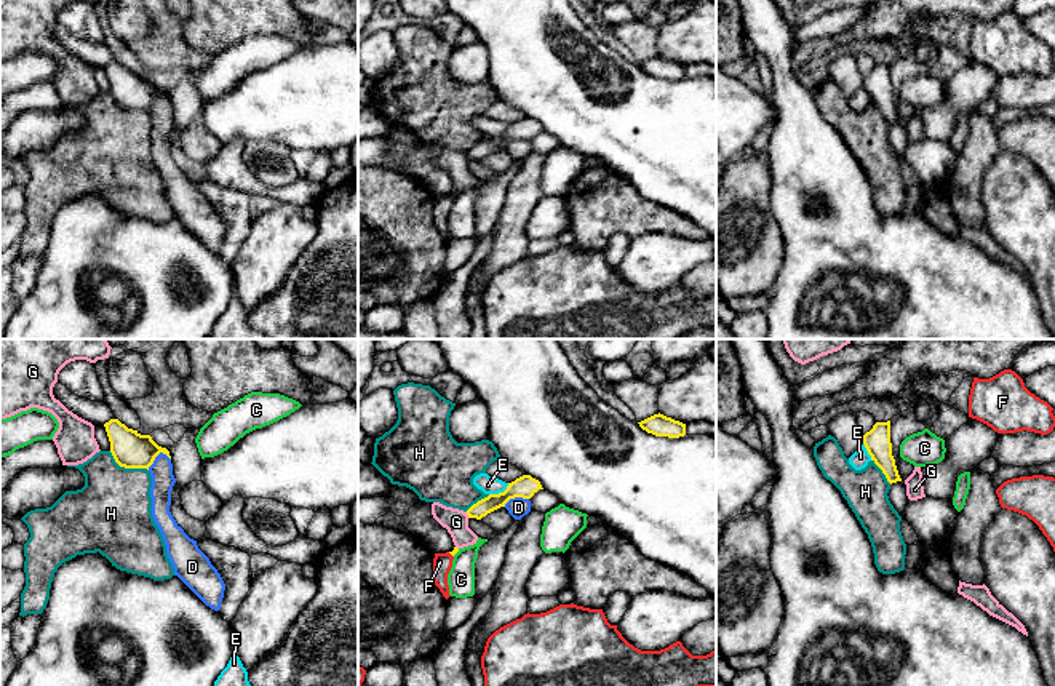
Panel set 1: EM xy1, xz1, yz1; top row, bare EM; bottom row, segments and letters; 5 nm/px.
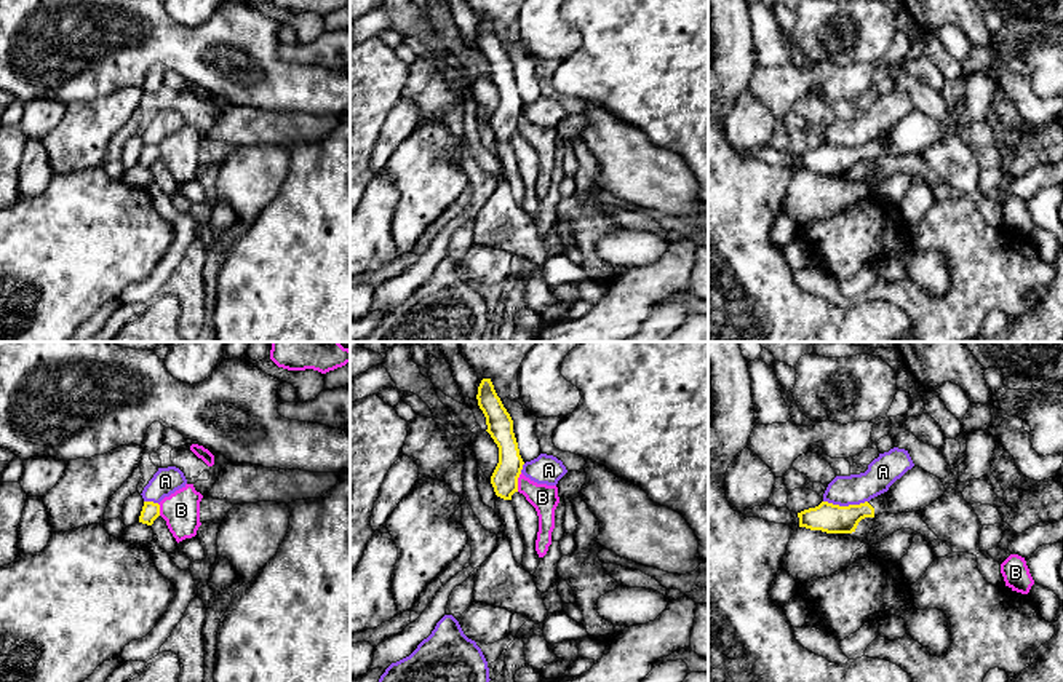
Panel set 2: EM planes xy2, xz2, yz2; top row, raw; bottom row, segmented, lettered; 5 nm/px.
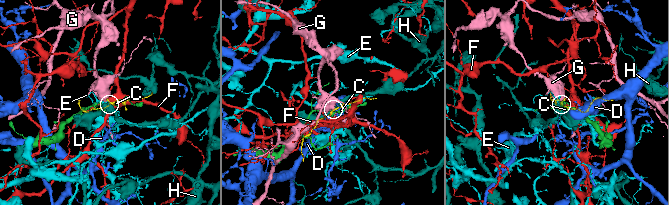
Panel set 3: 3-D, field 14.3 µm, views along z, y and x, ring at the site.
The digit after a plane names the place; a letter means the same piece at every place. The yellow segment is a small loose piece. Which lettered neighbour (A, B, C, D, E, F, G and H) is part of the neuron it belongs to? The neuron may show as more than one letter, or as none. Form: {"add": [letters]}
{"add": []}

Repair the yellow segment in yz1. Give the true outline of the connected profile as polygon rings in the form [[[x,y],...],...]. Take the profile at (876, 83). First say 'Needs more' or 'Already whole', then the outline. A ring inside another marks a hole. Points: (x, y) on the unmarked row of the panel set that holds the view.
Already whole. [[[890,62],[876,64],[873,70],[863,77],[863,86],[871,102],[882,112],[890,126],[902,123],[892,98]]]

